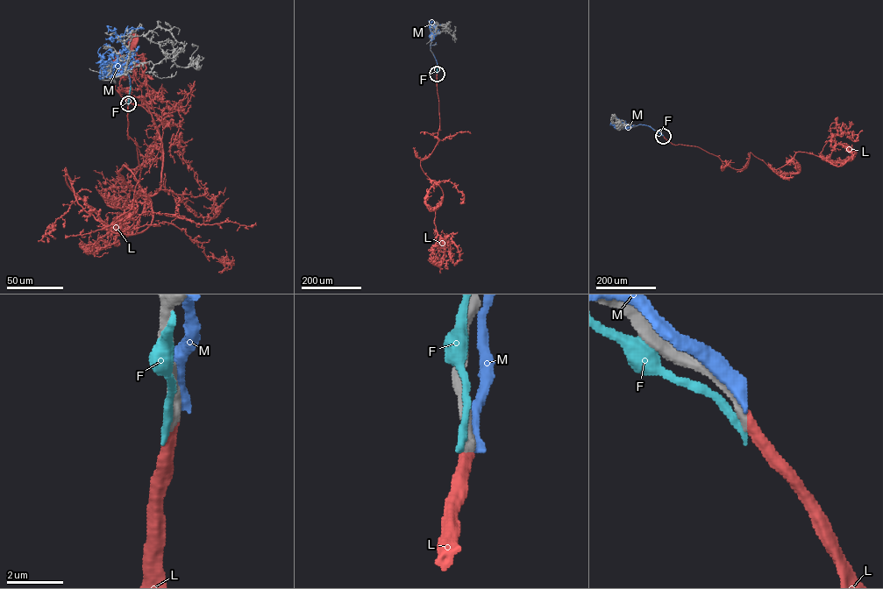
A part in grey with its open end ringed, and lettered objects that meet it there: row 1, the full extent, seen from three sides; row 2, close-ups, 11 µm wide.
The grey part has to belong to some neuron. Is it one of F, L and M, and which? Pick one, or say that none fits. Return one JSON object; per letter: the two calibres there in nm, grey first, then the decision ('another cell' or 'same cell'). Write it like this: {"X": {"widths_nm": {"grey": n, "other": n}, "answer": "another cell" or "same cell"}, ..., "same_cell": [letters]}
{"F": {"widths_nm": {"grey": 460, "other": 380}, "answer": "another cell"}, "L": {"widths_nm": {"grey": 440, "other": 400}, "answer": "same cell"}, "M": {"widths_nm": {"grey": 400, "other": 650}, "answer": "another cell"}, "same_cell": ["L"]}

